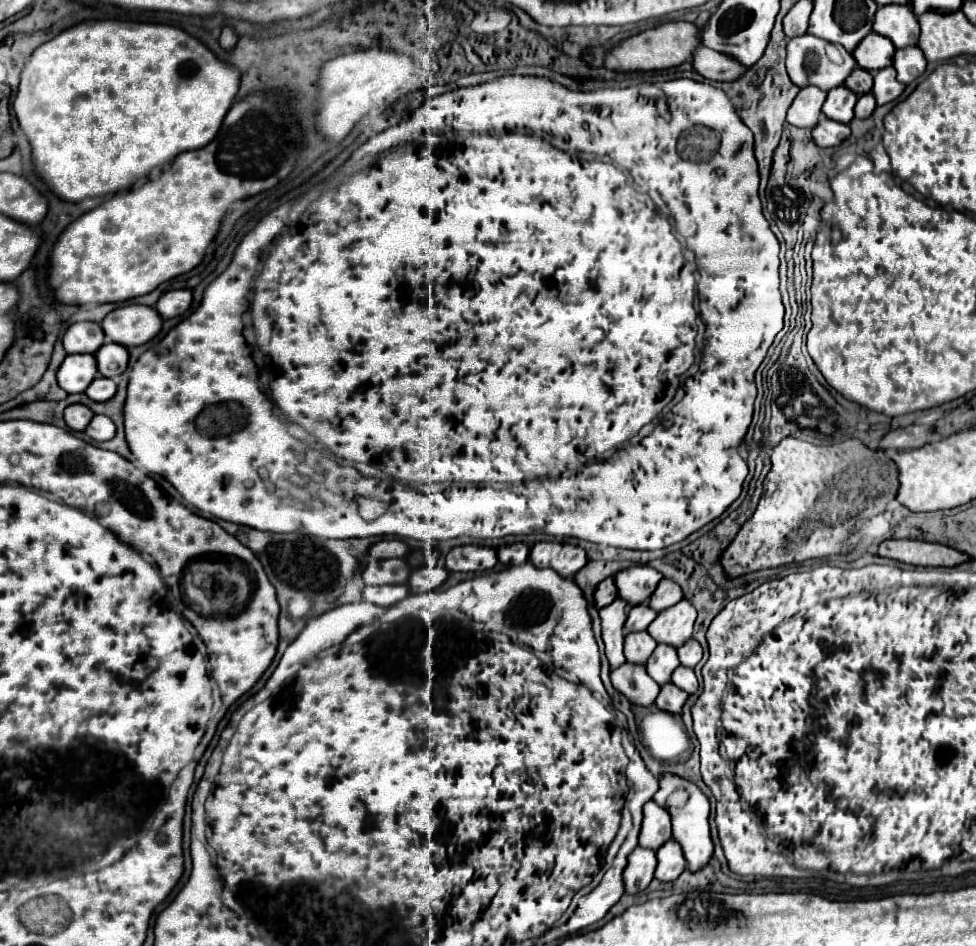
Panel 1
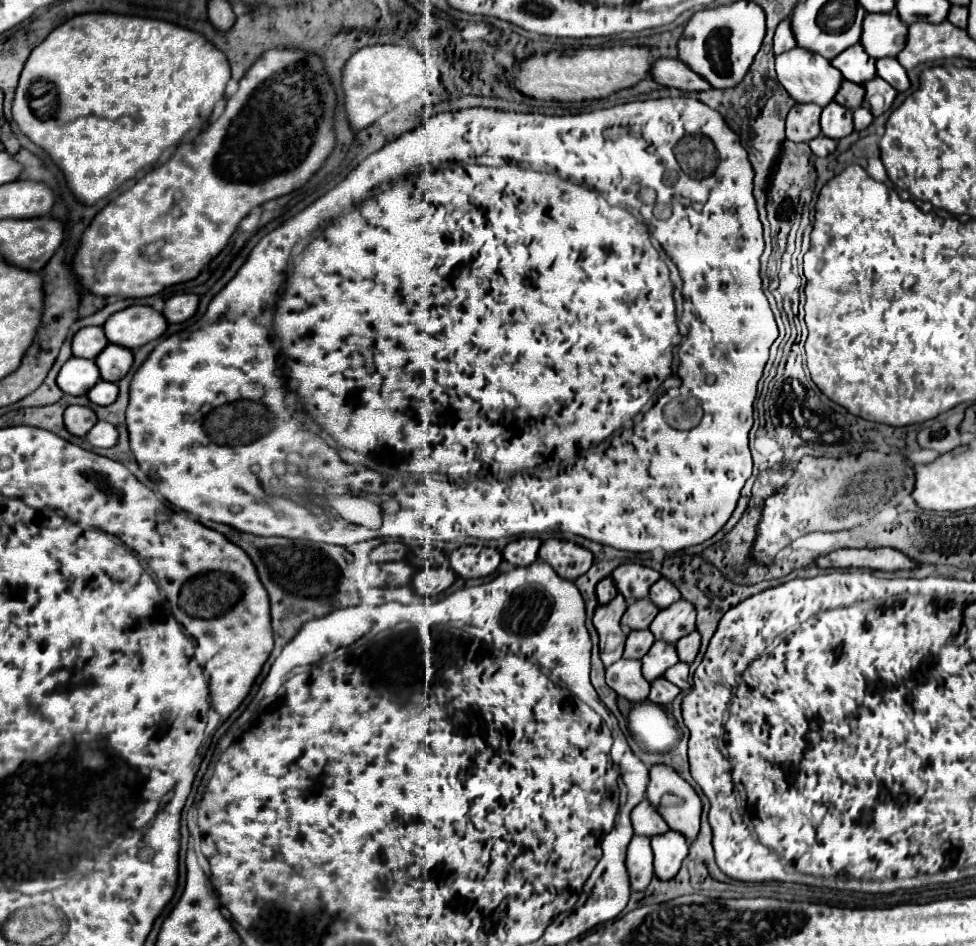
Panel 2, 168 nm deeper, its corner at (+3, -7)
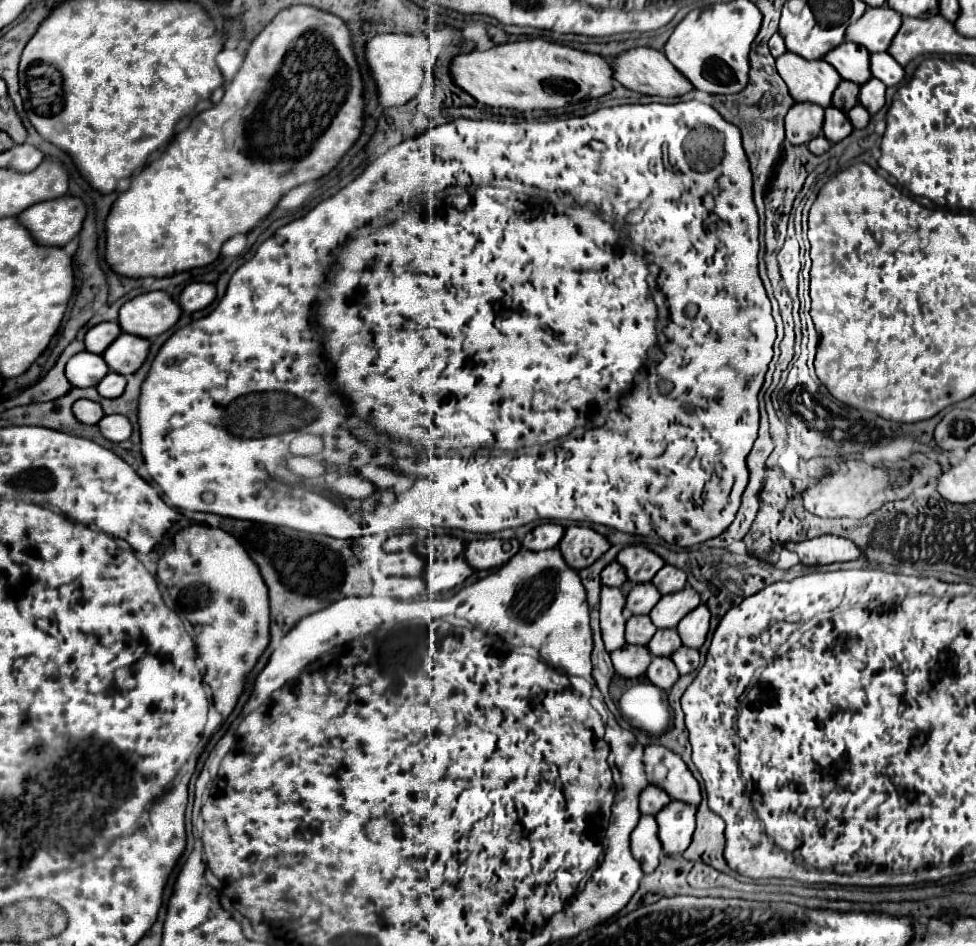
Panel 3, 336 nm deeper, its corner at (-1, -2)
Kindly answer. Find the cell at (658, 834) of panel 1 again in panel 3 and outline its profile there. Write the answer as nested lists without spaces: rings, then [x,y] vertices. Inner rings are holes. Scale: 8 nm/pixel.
[[[650,784],[640,794],[640,814],[656,816],[664,806],[668,806],[668,802],[670,802],[670,796],[662,788],[656,788],[654,784]]]

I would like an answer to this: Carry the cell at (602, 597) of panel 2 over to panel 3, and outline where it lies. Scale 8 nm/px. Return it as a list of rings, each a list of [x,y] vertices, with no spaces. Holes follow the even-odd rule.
[[[612,562],[602,570],[600,578],[602,578],[604,586],[620,586],[626,580],[626,572],[618,562]]]

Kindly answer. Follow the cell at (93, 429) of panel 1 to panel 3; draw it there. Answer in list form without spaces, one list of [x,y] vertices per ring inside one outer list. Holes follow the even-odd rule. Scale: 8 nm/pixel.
[[[120,414],[104,416],[98,422],[98,428],[100,428],[102,436],[106,440],[112,440],[112,442],[124,442],[124,440],[130,438],[130,432],[132,432],[132,426],[130,426],[128,418],[126,416],[120,416]]]

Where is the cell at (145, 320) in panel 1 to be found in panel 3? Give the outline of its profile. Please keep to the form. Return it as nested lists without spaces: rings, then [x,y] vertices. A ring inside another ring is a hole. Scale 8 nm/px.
[[[146,292],[128,300],[120,308],[118,324],[122,332],[148,340],[170,330],[178,322],[180,314],[180,306],[168,294]]]

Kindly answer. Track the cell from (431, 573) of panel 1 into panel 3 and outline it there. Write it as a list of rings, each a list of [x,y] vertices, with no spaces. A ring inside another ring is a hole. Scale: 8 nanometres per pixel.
[[[458,556],[456,560],[436,562],[428,564],[426,568],[426,582],[434,594],[446,592],[458,584],[462,584],[474,570],[466,564],[464,556]]]

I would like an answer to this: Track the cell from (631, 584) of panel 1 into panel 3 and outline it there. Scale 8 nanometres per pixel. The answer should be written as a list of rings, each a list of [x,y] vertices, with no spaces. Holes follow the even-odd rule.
[[[642,546],[624,548],[618,554],[616,562],[626,570],[628,580],[632,580],[634,584],[650,582],[654,578],[654,574],[666,564],[658,554],[654,554],[652,550],[642,548]]]

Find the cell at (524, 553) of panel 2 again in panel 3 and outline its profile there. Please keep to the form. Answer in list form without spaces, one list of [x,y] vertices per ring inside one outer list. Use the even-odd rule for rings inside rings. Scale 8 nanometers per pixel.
[[[542,524],[542,526],[534,528],[530,534],[526,534],[526,538],[522,540],[522,548],[532,550],[532,552],[556,548],[556,544],[560,542],[562,532],[564,530],[558,524]]]

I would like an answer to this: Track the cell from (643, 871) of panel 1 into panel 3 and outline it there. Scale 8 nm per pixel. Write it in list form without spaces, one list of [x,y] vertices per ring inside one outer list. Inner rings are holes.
[[[642,816],[630,836],[632,856],[640,862],[644,874],[652,874],[662,856],[662,846],[656,832],[658,832],[658,826],[654,816]]]

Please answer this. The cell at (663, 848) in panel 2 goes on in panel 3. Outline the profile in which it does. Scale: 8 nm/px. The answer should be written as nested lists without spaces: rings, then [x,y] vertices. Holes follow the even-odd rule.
[[[674,800],[668,804],[668,808],[664,808],[664,812],[660,812],[660,816],[656,816],[658,838],[666,856],[682,854],[690,846],[694,832],[694,814],[696,808]]]

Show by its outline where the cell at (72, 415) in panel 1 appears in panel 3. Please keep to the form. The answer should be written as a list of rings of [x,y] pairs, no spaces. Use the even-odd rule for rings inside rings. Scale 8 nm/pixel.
[[[78,400],[78,402],[74,402],[72,412],[74,412],[76,420],[82,422],[82,424],[98,424],[100,418],[104,416],[102,406],[98,402],[92,402],[92,400]]]

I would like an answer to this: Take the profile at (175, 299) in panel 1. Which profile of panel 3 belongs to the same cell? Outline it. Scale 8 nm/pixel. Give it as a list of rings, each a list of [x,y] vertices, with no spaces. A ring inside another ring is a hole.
[[[194,282],[188,284],[182,294],[180,294],[180,308],[182,312],[196,312],[196,310],[204,310],[212,300],[216,298],[216,288],[214,284],[204,284],[204,282]]]

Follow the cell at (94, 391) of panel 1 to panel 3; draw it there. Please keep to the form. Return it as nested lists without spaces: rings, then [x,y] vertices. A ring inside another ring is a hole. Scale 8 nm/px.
[[[108,372],[96,388],[98,388],[98,394],[104,398],[118,398],[126,388],[126,378],[122,374]]]

